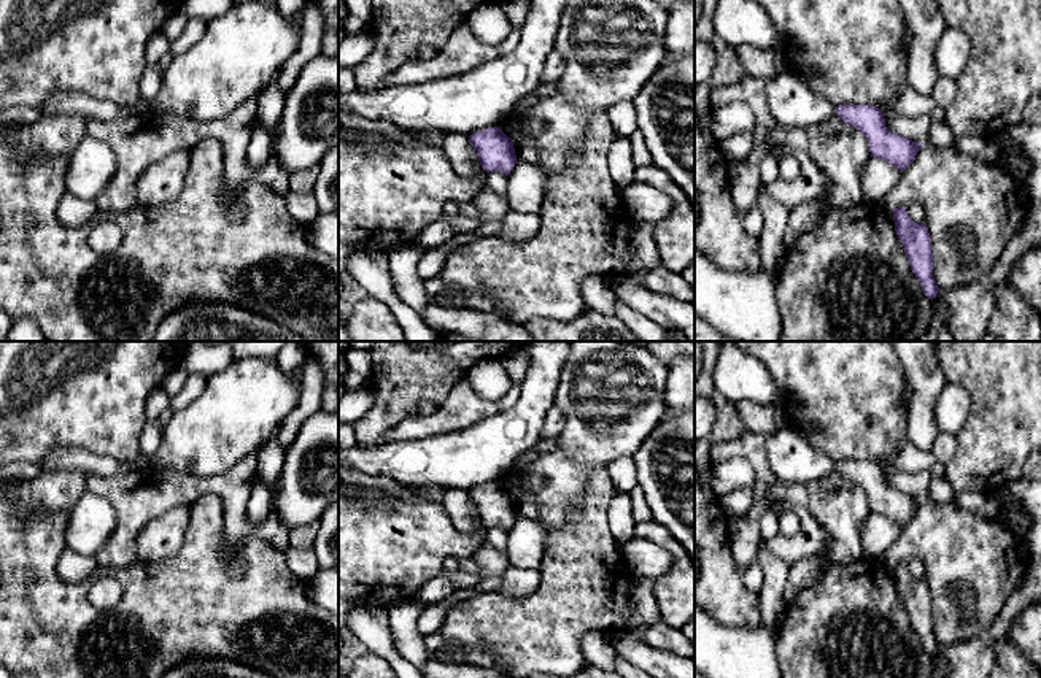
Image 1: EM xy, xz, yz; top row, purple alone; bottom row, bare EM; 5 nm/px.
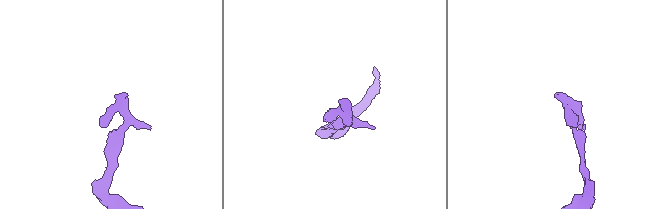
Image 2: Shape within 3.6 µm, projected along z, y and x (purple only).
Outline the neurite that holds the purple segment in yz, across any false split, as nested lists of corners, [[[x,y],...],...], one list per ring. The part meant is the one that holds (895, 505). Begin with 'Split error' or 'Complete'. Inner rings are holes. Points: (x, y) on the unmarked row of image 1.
Complete. [[[839,460],[836,470],[849,481],[858,484],[869,502],[871,513],[904,527],[915,514],[923,499],[907,495],[885,483],[885,473],[873,460]]]

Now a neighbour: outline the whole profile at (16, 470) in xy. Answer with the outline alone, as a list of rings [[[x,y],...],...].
[[[10,462],[0,465],[0,478],[27,480],[41,473],[41,467],[30,462]]]

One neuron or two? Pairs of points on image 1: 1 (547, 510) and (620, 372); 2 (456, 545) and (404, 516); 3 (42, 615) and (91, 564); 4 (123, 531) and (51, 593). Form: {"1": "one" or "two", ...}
{"1": "one", "2": "one", "3": "two", "4": "two"}

